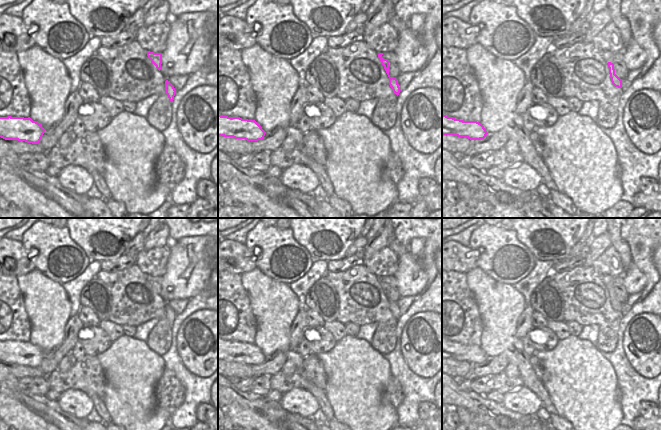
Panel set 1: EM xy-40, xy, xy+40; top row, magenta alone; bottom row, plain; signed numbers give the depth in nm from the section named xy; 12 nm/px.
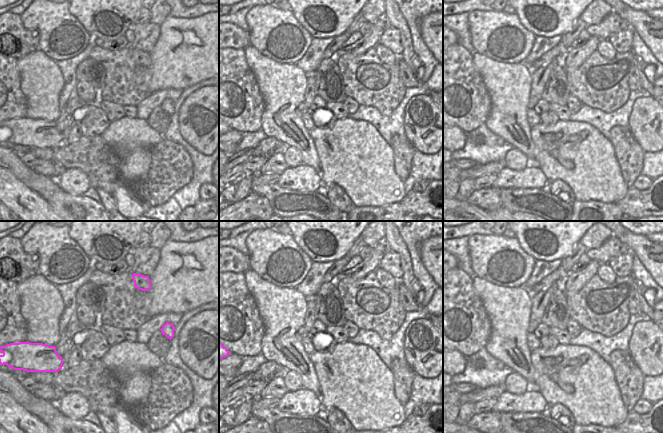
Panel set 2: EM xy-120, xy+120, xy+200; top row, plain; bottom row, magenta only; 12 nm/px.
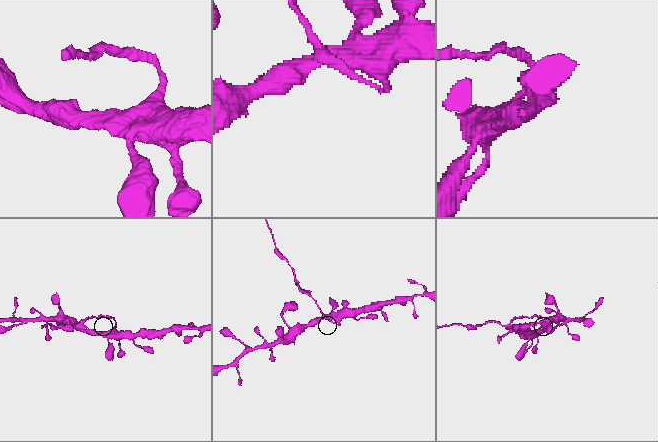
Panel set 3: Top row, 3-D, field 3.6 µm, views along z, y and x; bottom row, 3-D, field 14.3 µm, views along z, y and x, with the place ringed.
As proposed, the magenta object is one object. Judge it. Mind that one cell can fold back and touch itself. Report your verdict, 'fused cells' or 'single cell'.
fused cells

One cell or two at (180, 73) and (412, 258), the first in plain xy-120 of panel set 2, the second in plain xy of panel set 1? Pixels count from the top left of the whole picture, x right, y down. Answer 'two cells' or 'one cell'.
one cell

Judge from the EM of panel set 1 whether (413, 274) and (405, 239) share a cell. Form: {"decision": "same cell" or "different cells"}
{"decision": "different cells"}

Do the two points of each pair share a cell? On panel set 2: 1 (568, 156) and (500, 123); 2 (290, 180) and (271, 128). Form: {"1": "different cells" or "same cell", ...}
{"1": "different cells", "2": "different cells"}

